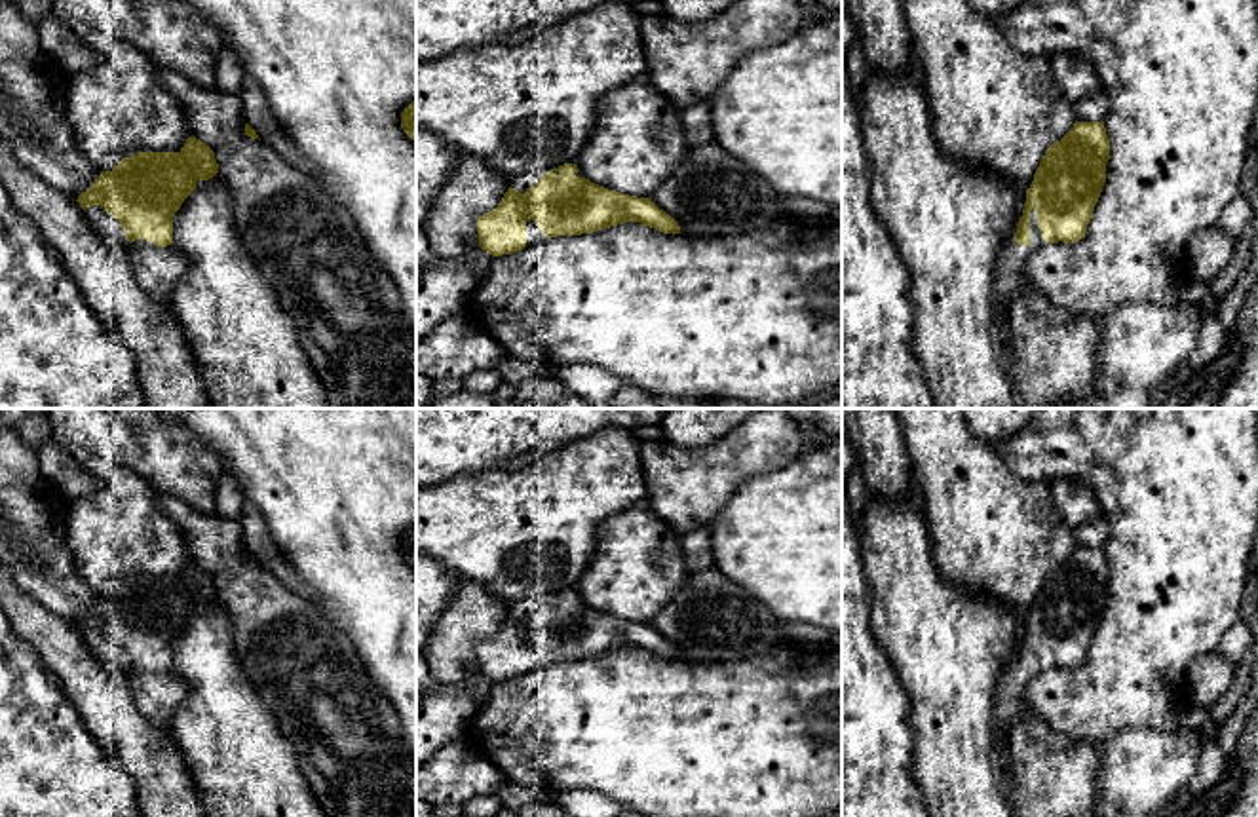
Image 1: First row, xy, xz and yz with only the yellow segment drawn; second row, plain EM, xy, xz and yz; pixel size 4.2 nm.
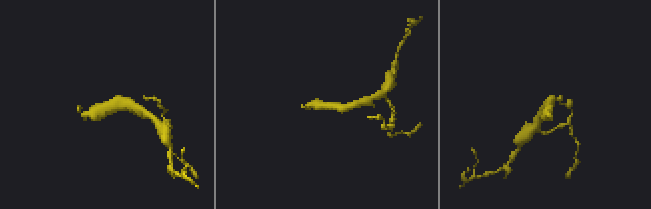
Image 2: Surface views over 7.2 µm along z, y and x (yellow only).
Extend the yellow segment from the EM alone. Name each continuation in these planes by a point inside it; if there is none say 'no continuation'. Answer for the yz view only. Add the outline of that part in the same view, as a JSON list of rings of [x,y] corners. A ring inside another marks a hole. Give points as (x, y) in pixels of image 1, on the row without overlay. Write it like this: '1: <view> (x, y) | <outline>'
1: yz (1011, 684) | [[[1034,635],[1030,636],[1030,671],[1022,673],[1015,665],[1003,667],[992,699],[992,728],[1005,732],[1024,703],[1028,682],[1036,673],[1045,671],[1038,654]]]

